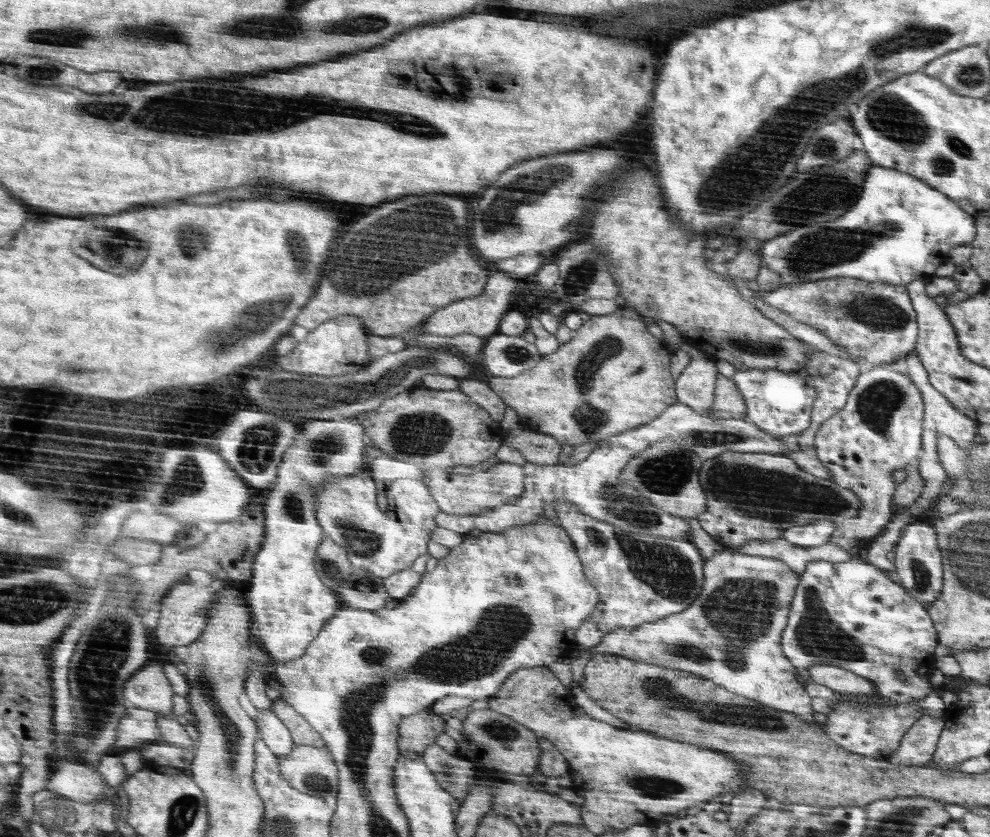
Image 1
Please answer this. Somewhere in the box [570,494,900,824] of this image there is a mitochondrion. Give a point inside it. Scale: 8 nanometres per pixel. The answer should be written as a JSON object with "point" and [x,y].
{"point":[737,610]}

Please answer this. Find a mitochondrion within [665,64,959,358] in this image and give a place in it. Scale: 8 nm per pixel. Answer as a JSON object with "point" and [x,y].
{"point":[810,253]}

